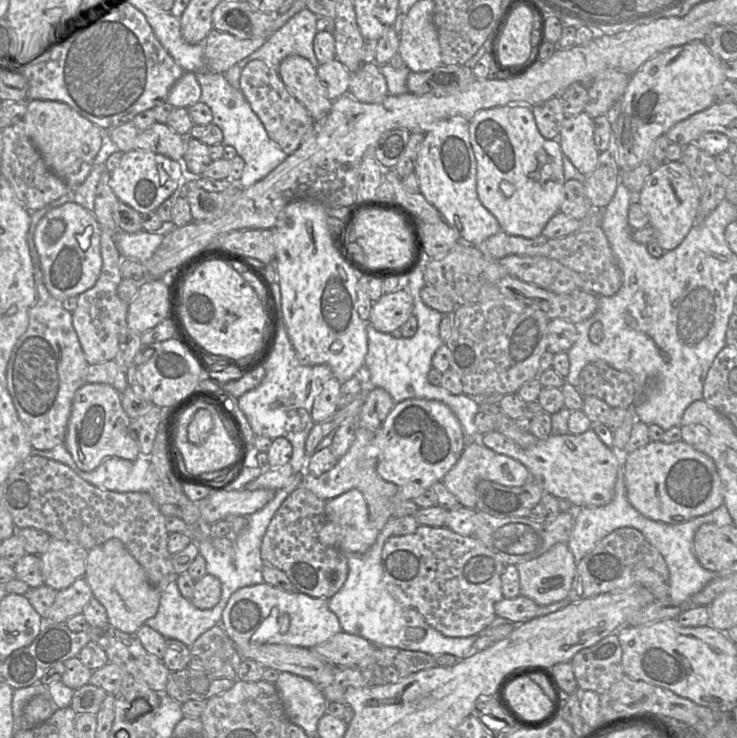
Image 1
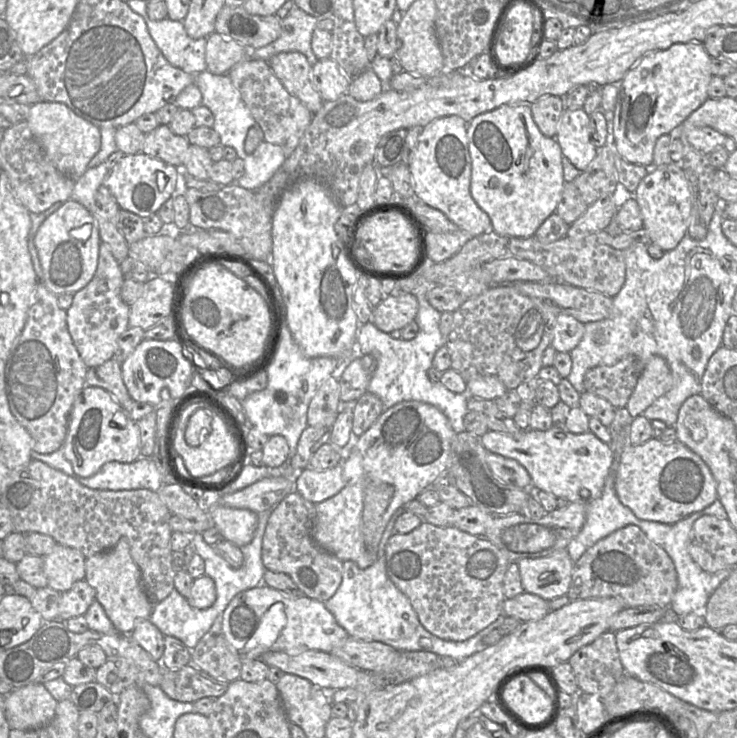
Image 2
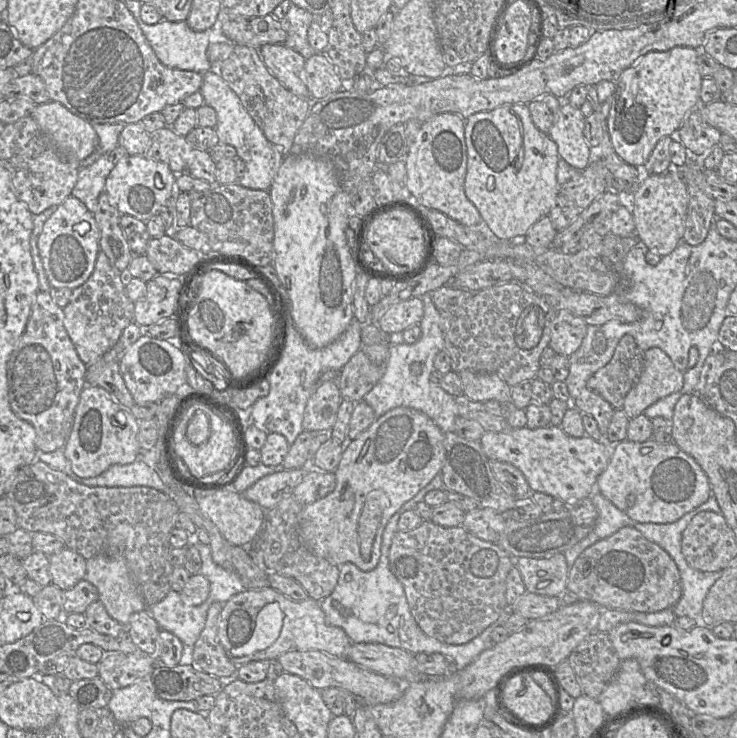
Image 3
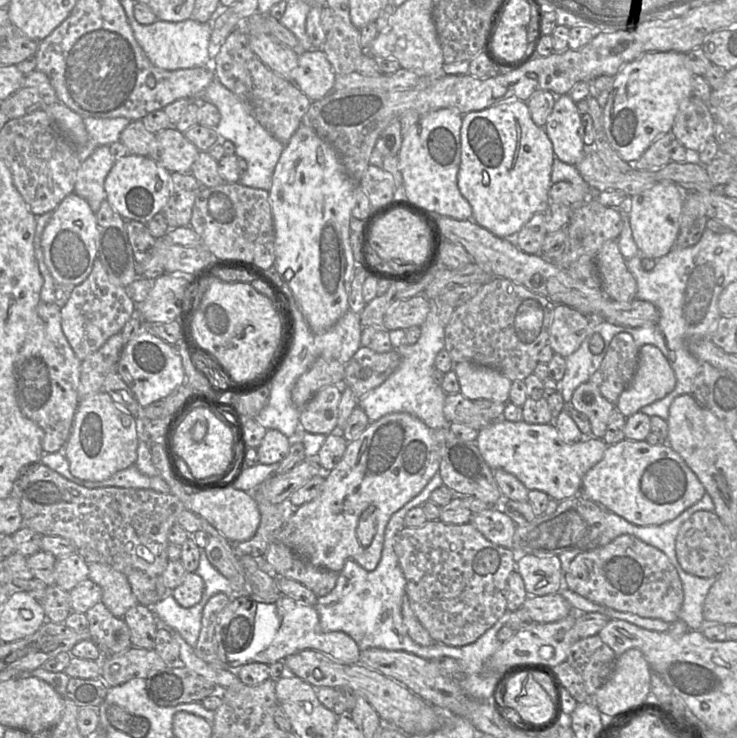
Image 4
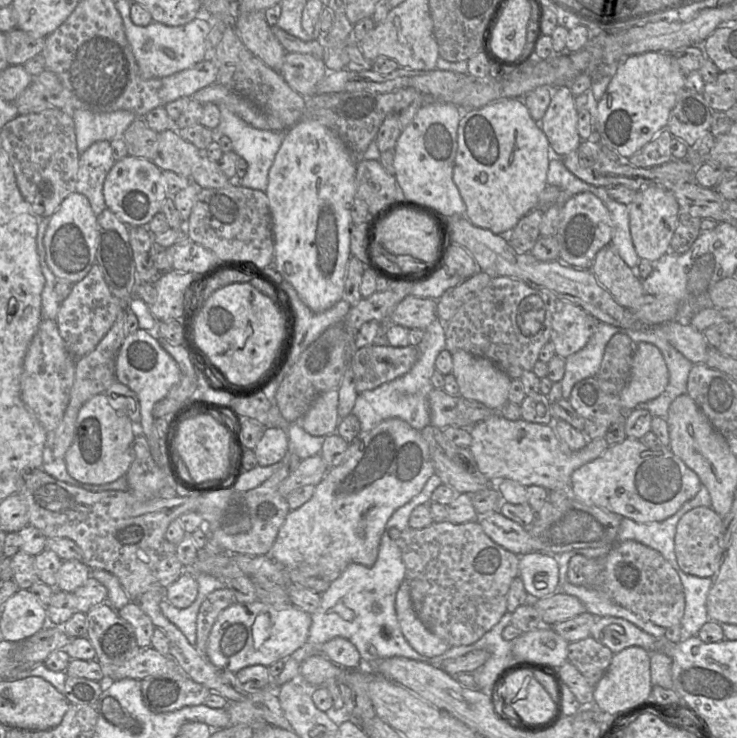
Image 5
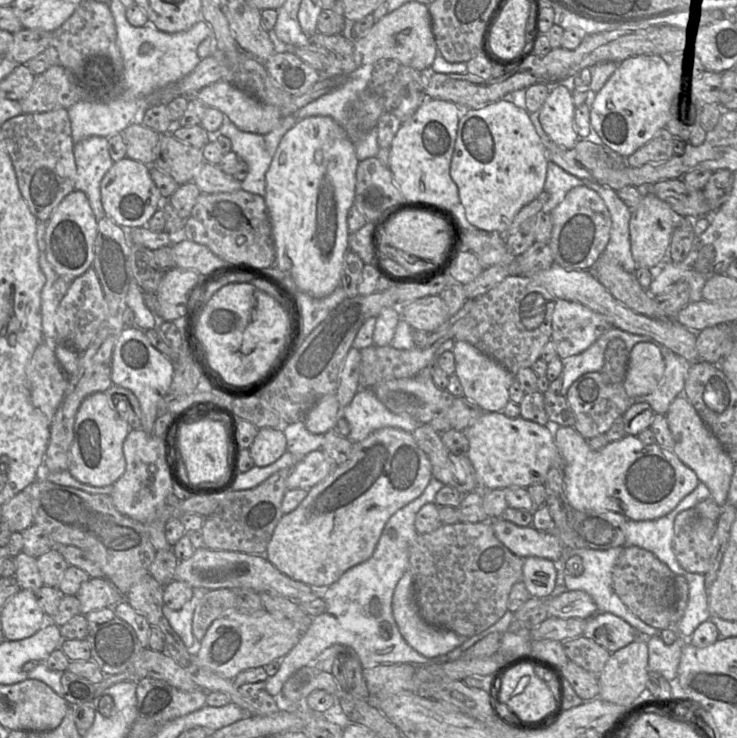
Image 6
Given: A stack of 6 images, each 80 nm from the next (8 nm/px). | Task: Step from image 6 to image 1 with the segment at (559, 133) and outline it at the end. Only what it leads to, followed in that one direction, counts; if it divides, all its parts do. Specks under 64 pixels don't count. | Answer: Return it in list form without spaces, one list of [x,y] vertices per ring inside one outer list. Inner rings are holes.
[[[585,111],[564,119],[558,141],[581,174],[588,176],[595,170],[600,151],[594,141],[593,119]]]

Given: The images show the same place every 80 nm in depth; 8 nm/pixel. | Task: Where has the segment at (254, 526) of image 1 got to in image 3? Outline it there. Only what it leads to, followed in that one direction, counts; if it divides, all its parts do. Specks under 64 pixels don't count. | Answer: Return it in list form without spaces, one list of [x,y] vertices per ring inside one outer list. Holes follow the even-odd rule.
[[[196,535],[190,536],[190,544],[197,548],[202,560],[200,574],[205,576],[210,582],[208,602],[222,603],[223,596],[221,595],[227,594],[229,597],[224,599],[223,602],[226,603],[232,596],[247,590],[235,571],[228,571],[213,561],[209,545],[204,545],[198,541]]]

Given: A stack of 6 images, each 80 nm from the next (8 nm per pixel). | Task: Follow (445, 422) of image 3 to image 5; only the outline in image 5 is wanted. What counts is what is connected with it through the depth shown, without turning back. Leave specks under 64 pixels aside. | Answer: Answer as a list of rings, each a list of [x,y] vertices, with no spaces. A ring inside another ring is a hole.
[[[435,319],[424,330],[423,339],[417,345],[418,359],[409,372],[375,389],[358,394],[351,413],[359,419],[361,432],[369,432],[380,422],[393,418],[401,419],[419,431],[430,424],[429,394],[434,389],[431,377],[438,354],[446,350],[443,324]]]

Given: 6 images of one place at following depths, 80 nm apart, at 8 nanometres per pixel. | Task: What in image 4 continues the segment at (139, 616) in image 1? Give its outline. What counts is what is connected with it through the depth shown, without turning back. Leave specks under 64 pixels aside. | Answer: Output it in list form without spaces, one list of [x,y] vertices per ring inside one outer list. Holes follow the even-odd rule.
[[[89,563],[89,579],[102,589],[102,602],[116,617],[124,614],[138,604],[127,577],[110,565]]]

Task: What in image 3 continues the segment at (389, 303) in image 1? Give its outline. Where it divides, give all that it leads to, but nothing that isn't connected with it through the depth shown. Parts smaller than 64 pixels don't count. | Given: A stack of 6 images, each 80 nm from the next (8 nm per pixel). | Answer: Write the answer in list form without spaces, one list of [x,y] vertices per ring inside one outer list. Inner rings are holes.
[[[413,297],[392,305],[378,321],[378,327],[385,334],[403,332],[420,323],[424,314],[420,297]]]

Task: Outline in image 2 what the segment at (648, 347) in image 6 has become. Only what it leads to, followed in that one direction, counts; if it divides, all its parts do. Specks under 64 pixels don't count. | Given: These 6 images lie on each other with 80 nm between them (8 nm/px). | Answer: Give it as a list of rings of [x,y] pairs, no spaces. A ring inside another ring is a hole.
[[[652,356],[645,364],[626,408],[633,418],[642,413],[659,397],[673,387],[673,376],[666,360]]]

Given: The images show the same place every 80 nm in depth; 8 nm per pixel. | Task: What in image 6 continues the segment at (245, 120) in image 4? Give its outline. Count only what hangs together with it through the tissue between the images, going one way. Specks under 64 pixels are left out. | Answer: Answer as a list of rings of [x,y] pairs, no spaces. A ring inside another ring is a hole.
[[[294,115],[283,116],[272,131],[256,134],[240,130],[225,116],[223,124],[214,134],[227,136],[232,142],[232,151],[248,163],[249,173],[241,182],[243,190],[265,196],[266,172],[281,139],[297,121]]]

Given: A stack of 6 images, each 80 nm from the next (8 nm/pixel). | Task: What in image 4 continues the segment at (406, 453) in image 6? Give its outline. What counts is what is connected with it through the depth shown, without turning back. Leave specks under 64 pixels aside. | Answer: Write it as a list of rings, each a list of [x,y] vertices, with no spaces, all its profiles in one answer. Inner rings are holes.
[[[391,413],[370,422],[355,441],[349,442],[341,461],[328,473],[320,495],[295,508],[278,534],[278,540],[313,565],[340,573],[345,561],[352,559],[367,571],[373,571],[381,559],[385,529],[391,516],[417,496],[440,467],[440,449],[432,429],[408,413]],[[369,506],[375,507],[377,530],[371,544],[363,547],[356,534],[359,519]]]

